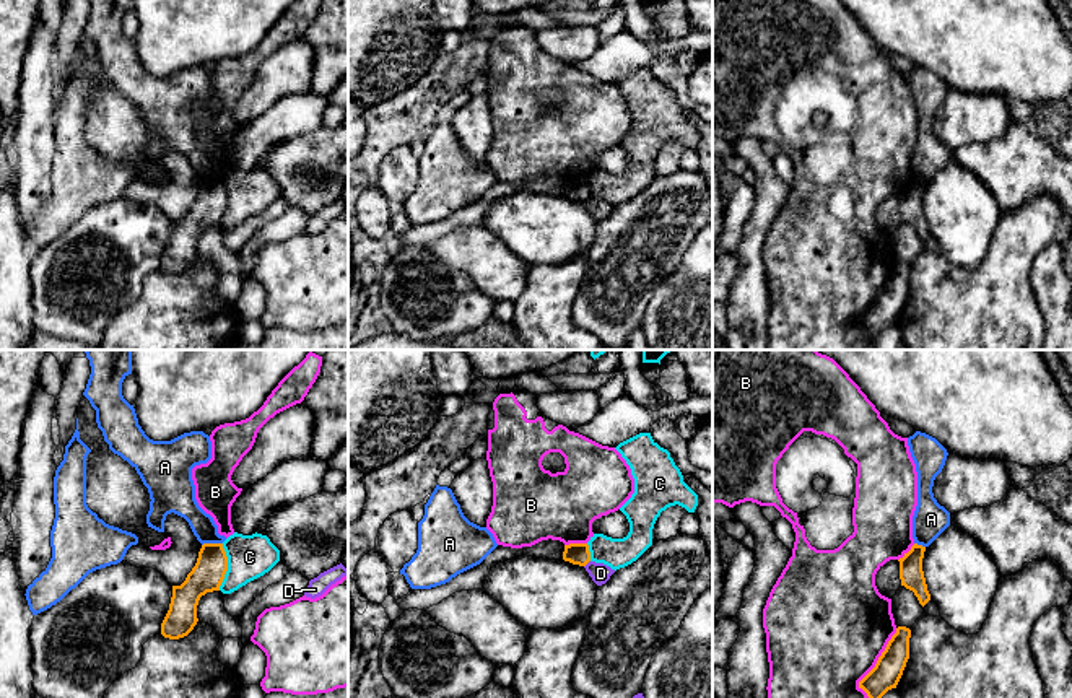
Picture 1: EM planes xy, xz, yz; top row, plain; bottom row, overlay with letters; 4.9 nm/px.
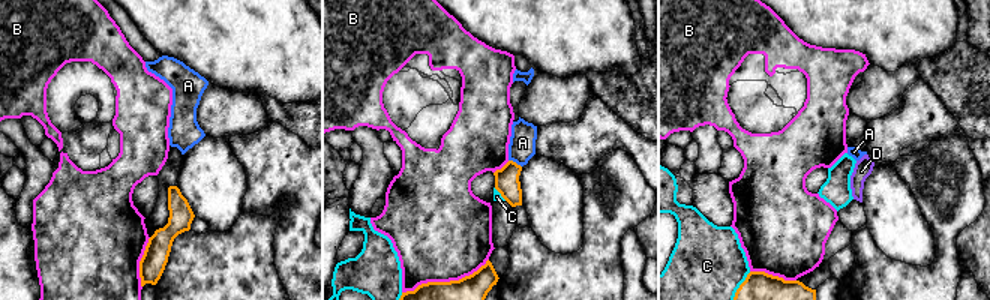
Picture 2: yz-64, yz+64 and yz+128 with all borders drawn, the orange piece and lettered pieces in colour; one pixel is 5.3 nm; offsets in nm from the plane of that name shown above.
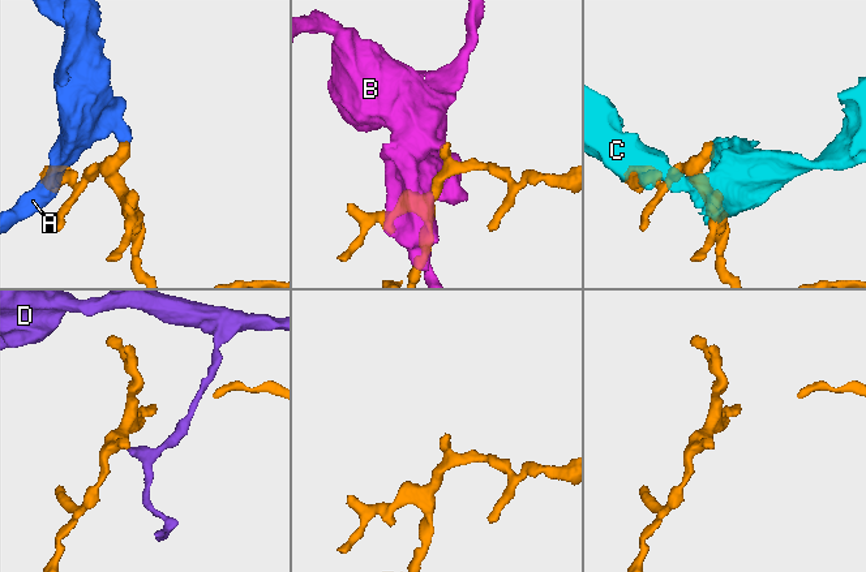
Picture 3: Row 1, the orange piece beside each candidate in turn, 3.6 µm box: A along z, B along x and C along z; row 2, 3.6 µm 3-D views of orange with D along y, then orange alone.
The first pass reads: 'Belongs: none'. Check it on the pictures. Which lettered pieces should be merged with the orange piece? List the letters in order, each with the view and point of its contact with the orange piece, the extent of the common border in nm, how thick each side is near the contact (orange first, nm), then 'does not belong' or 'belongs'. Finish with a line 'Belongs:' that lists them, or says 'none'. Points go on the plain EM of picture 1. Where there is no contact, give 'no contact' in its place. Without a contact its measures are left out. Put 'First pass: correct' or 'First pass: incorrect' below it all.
A: contact xy (212, 179); length 110 nm; calibres 160 and 130 nm; does not belong
B: contact yz (871, 306); length 440 nm; calibres 140 and 500 nm; does not belong
C: contact xy (226, 202); length 240 nm; calibres 160 and 220 nm; does not belong
D: contact xz (588, 197); length 50 nm; calibres 110 and 100 nm; does not belong
Belongs: none
First pass: correct

